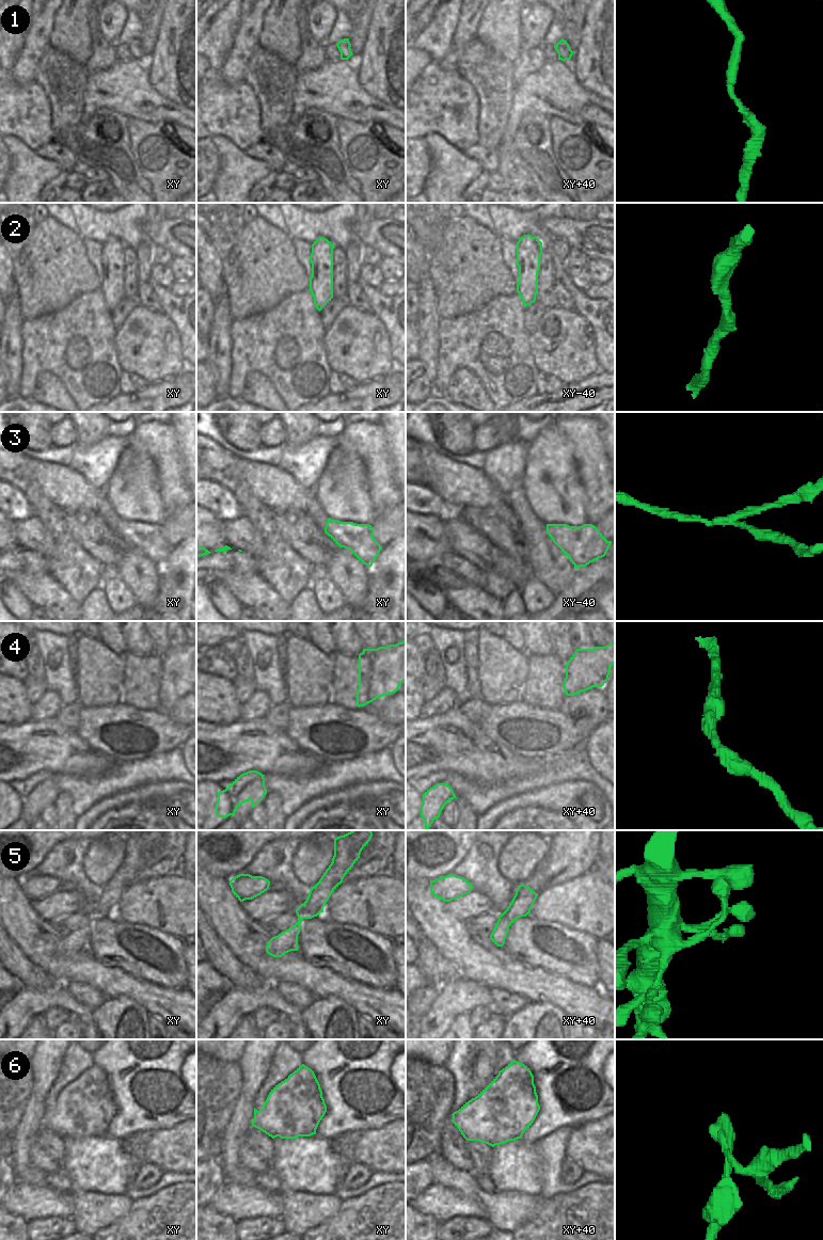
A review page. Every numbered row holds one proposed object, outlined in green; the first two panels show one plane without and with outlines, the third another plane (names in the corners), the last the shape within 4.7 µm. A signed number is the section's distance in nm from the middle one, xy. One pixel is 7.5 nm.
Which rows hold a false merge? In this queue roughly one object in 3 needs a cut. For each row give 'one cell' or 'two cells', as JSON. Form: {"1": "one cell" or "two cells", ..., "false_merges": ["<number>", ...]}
{"1": "one cell", "2": "one cell", "3": "two cells", "4": "one cell", "5": "one cell", "6": "two cells", "false_merges": ["3", "6"]}

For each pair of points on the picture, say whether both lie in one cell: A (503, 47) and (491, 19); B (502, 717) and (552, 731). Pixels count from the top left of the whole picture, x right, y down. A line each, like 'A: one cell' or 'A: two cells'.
A: one cell
B: one cell

